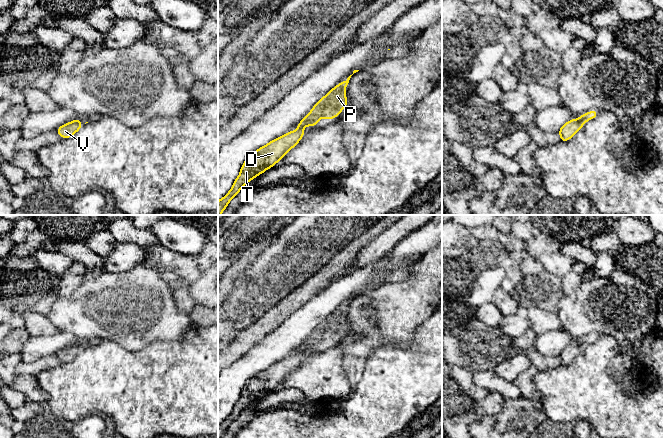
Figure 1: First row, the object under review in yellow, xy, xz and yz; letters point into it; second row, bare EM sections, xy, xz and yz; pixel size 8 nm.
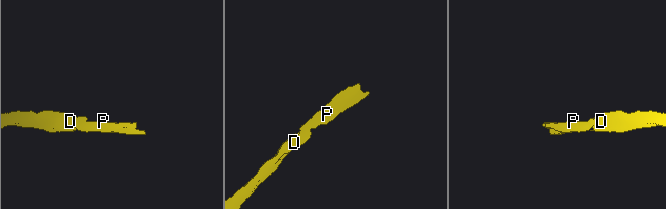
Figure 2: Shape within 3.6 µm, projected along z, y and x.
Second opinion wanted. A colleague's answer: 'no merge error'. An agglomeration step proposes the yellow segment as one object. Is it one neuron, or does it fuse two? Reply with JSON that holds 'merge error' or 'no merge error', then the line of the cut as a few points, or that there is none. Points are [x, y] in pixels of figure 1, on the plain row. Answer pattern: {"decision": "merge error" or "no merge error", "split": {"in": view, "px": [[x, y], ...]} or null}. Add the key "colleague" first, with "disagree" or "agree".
{"colleague": "agree", "decision": "no merge error", "split": null}

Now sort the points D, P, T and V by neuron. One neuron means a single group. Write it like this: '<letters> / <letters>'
D P T V

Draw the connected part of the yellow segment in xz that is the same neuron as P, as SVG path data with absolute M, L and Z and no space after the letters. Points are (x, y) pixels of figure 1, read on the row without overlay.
M352 299L346 305L342 305L323 322L321 322L312 334L299 346L298 352L278 361L267 369L260 371L250 378L243 387L240 398L233 407L230 415L218 425L218 439L221 439L228 430L230 424L236 420L242 411L267 393L275 390L298 366L304 358L304 350L314 351L321 342L334 343L347 330L345 312Z

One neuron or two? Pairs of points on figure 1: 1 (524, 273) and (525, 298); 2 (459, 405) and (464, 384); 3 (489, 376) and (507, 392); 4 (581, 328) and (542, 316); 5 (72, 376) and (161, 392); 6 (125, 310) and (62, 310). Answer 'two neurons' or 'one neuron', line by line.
1: one neuron
2: two neurons
3: one neuron
4: two neurons
5: one neuron
6: one neuron

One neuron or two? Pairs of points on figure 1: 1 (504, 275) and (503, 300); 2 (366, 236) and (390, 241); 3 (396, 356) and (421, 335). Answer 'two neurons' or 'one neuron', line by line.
1: two neurons
2: two neurons
3: one neuron

